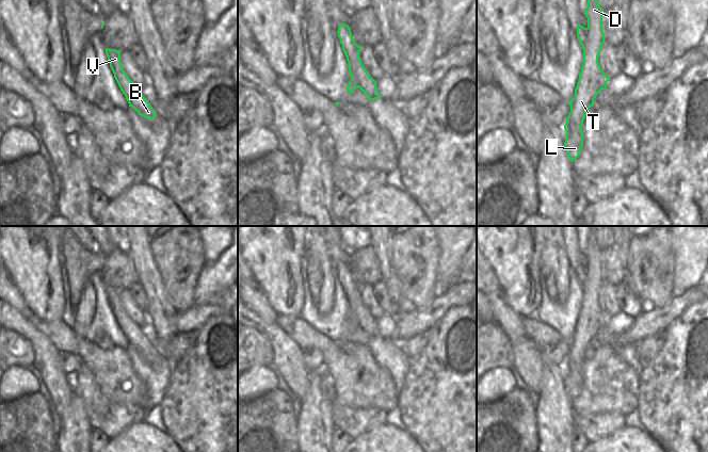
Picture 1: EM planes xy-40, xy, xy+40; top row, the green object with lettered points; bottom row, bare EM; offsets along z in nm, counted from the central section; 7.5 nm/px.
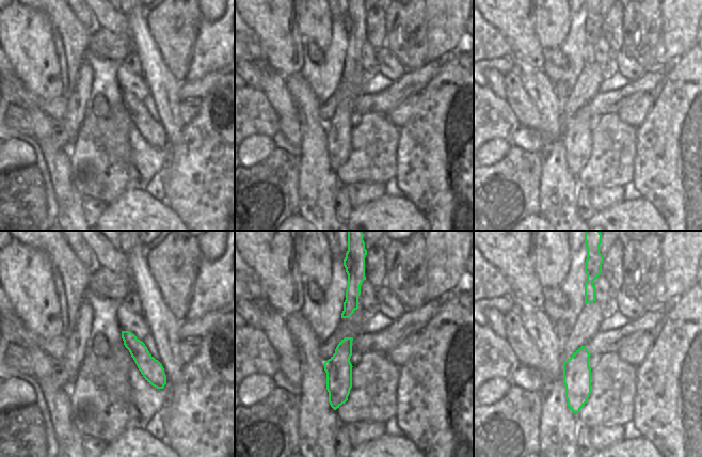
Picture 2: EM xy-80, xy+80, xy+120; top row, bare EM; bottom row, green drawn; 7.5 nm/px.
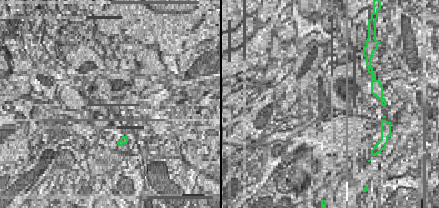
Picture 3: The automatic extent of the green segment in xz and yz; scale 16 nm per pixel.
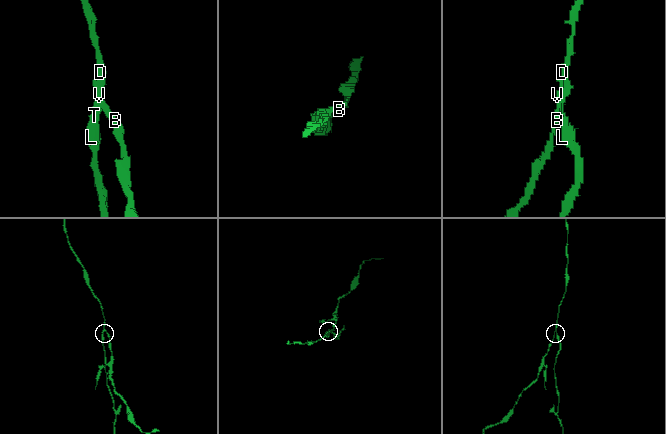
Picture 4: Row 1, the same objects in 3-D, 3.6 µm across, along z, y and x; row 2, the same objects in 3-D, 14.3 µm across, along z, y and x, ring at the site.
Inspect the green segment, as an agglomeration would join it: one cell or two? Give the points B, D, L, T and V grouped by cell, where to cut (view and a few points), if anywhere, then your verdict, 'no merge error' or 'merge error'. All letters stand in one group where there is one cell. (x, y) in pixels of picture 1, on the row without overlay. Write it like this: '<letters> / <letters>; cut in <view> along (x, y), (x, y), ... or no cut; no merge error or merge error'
B V / D L T; cut in xy+40 along (586, 267), (590, 287), (583, 292); merge error

